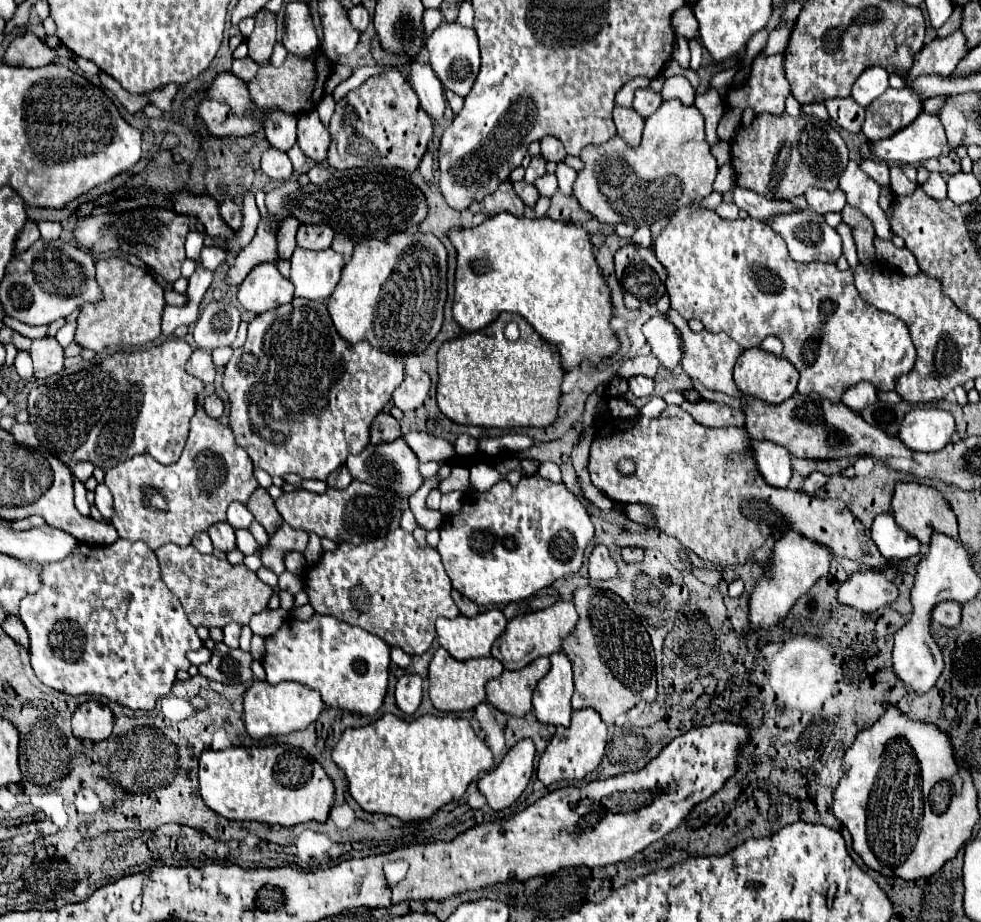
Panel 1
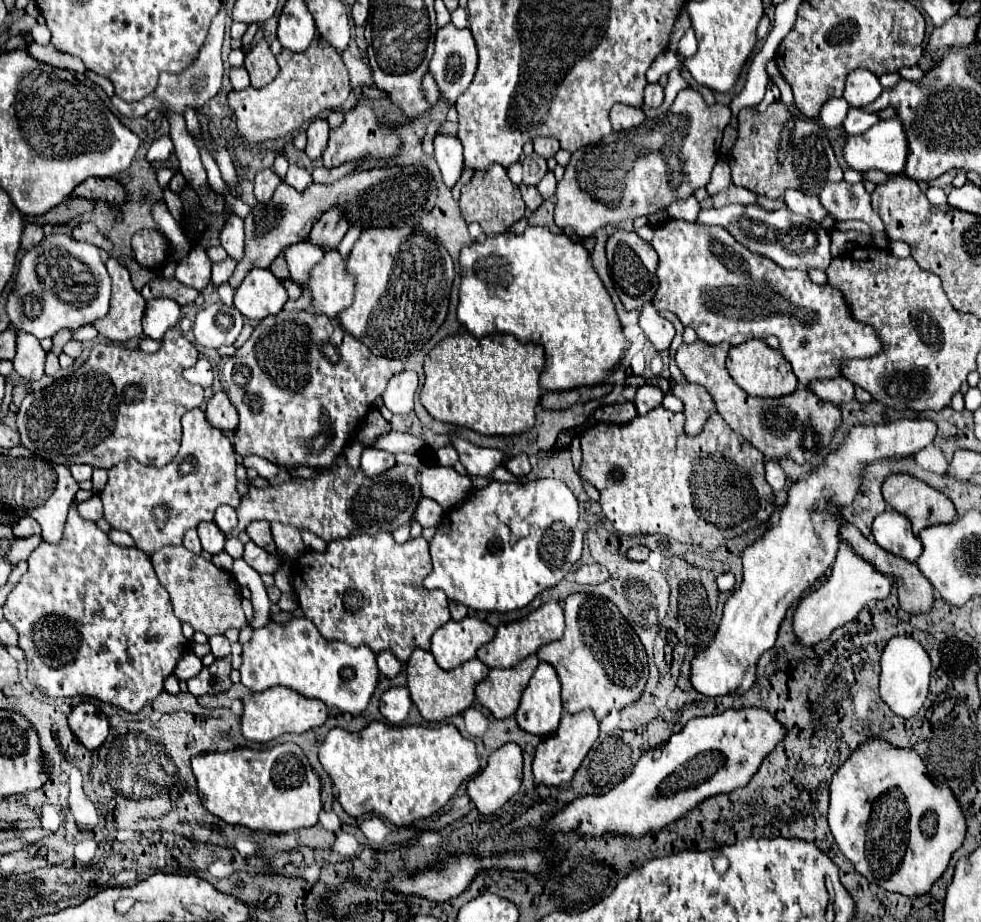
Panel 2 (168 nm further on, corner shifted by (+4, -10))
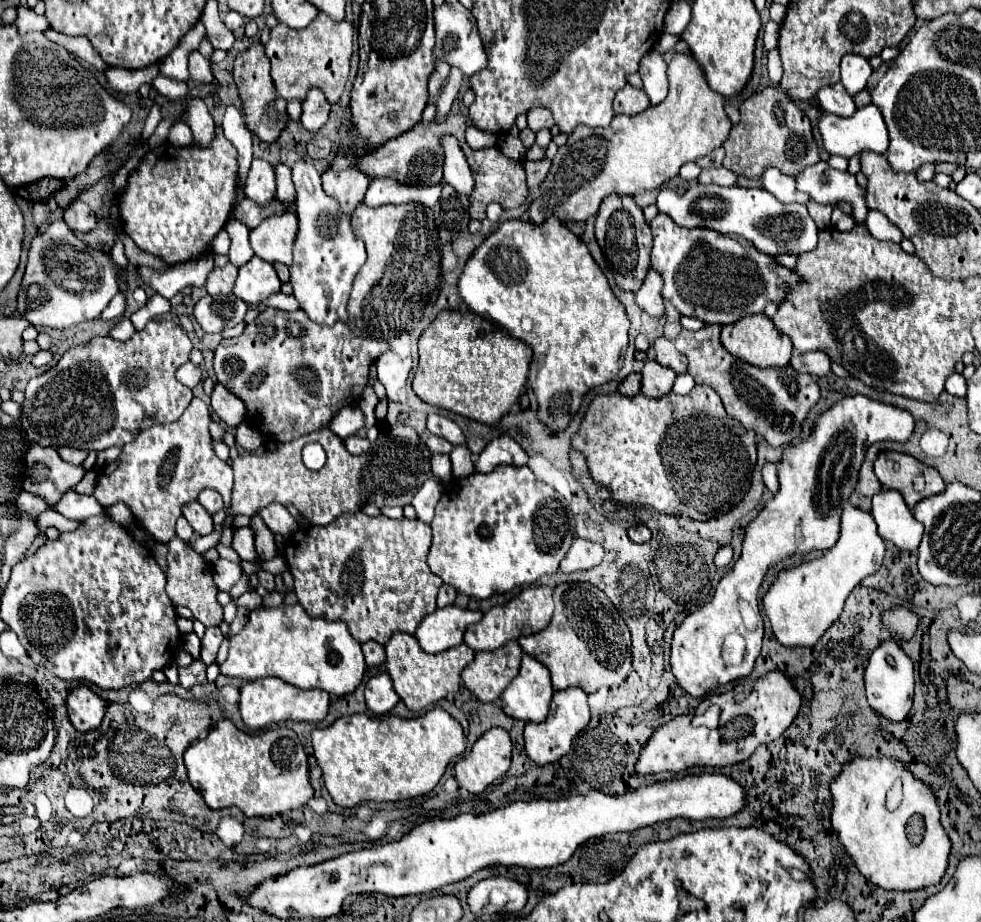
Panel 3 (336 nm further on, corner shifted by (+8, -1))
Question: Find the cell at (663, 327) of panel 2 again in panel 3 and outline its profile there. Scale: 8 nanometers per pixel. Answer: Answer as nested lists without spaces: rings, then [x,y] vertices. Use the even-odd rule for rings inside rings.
[[[649,268],[641,288],[635,292],[637,304],[651,316],[661,318],[663,316],[663,296],[661,296],[661,288],[663,288],[663,278],[655,268]]]

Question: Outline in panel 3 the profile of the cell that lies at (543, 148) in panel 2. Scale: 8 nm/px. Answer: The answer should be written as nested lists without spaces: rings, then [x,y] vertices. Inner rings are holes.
[[[535,106],[527,112],[527,122],[533,132],[539,132],[541,128],[551,128],[555,124],[553,116],[547,108],[535,108]]]

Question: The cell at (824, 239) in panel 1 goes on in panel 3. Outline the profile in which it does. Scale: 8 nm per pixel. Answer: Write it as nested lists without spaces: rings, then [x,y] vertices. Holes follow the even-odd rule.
[[[693,182],[683,194],[663,188],[657,196],[659,212],[669,214],[683,228],[711,228],[723,234],[739,234],[759,252],[801,254],[817,246],[817,226],[803,204],[783,204],[763,188],[719,186]]]

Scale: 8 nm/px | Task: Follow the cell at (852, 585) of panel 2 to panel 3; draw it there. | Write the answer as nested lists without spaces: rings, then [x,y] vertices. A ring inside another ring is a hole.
[[[847,502],[843,508],[841,536],[837,544],[815,560],[801,562],[791,568],[779,568],[773,584],[763,594],[761,608],[771,622],[777,642],[783,646],[813,646],[839,618],[849,592],[865,576],[879,570],[883,556],[885,542],[875,528],[873,516]]]

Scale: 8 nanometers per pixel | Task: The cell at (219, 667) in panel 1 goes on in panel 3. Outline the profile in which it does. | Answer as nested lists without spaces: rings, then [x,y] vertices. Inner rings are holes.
[[[195,660],[187,668],[179,668],[179,684],[183,688],[191,688],[193,684],[203,684],[203,682],[207,682],[207,678],[205,678],[205,664],[201,664],[199,660]]]

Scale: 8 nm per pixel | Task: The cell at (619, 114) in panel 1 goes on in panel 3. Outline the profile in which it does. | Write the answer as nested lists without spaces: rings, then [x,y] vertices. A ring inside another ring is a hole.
[[[625,84],[625,88],[621,88],[613,100],[613,110],[615,114],[627,114],[627,116],[635,116],[641,114],[643,110],[647,110],[651,106],[645,90],[635,88],[631,84]]]

